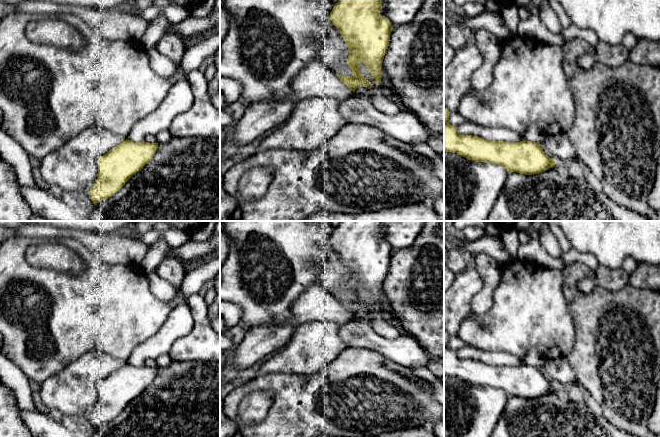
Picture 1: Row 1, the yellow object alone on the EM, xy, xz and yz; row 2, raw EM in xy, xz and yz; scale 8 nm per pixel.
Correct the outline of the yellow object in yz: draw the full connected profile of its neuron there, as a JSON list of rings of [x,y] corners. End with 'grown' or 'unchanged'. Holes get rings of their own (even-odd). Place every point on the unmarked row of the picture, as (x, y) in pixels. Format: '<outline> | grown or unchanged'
[[[444,332],[444,376],[457,377],[476,386],[502,389],[507,395],[525,399],[542,397],[556,388],[556,384],[548,381],[541,369],[526,363],[520,366],[490,365],[474,359],[462,359],[458,356],[457,350],[447,346],[449,339],[450,335]]] | unchanged

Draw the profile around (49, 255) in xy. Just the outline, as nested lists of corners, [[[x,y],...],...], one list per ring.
[[[53,242],[31,245],[26,250],[26,260],[33,266],[79,275],[85,265],[79,255],[68,247]]]

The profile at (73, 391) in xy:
[[[91,351],[40,385],[43,403],[65,416],[90,413],[97,403],[98,384],[127,362]]]

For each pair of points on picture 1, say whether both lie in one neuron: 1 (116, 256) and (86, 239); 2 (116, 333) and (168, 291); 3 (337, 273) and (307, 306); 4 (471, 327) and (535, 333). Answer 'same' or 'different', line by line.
1: same
2: different
3: different
4: same

